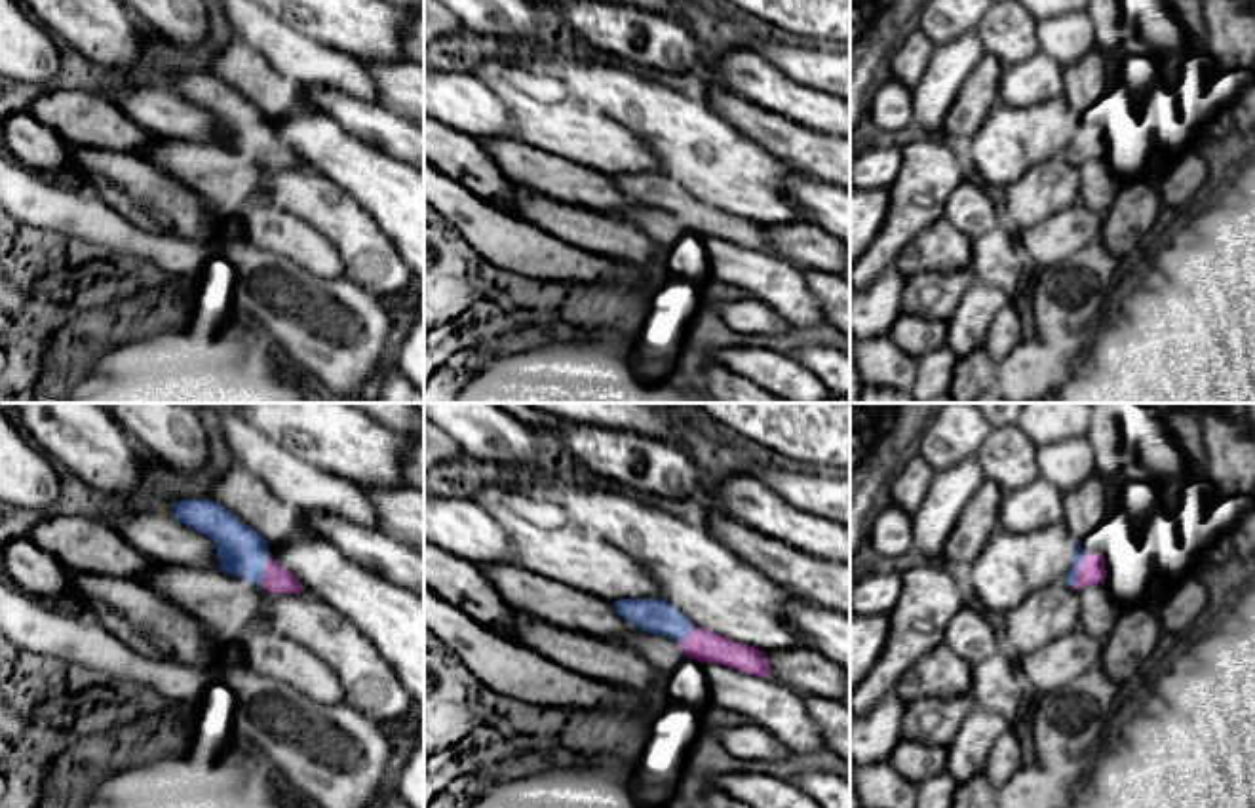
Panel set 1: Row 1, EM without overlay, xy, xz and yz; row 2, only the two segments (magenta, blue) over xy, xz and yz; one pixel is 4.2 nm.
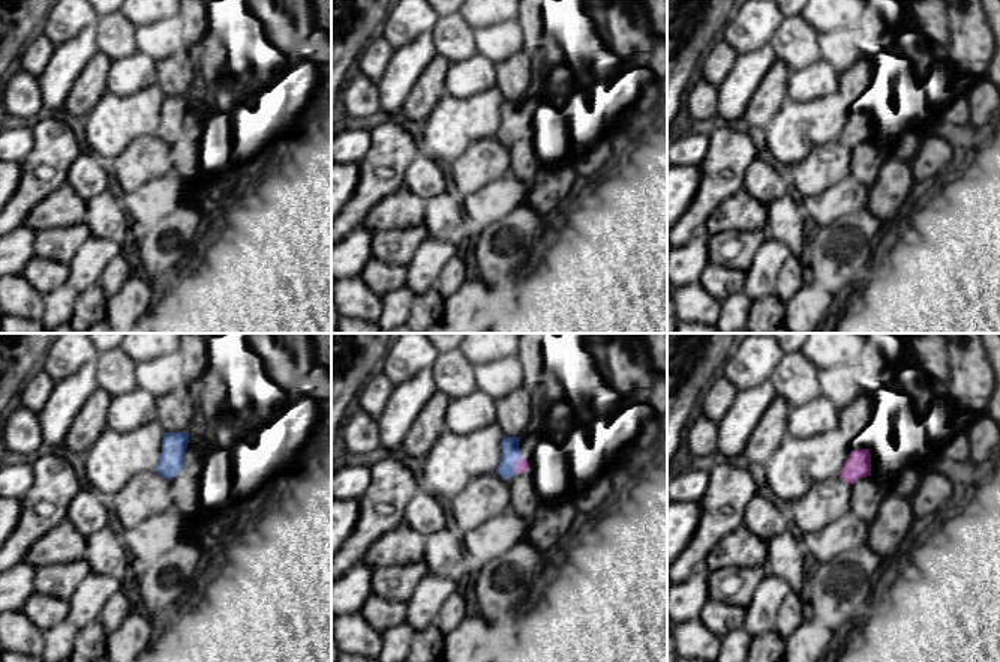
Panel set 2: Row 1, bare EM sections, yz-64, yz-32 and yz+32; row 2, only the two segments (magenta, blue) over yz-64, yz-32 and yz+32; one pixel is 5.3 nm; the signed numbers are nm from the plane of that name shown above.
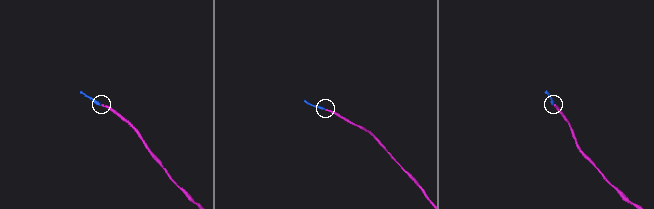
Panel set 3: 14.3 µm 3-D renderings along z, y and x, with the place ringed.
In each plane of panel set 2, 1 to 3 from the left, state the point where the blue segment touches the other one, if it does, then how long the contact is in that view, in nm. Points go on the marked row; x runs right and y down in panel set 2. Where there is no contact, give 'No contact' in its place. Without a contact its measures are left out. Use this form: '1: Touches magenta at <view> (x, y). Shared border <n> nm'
1: No contact
2: Touches magenta at yz-32 (517, 464). Shared border 90 nm
3: No contact

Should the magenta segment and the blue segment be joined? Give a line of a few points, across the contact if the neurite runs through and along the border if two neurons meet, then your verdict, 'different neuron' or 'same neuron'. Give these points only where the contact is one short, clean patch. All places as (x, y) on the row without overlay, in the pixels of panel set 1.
yz (1092, 145), (1079, 143), (1079, 128) | same neuron

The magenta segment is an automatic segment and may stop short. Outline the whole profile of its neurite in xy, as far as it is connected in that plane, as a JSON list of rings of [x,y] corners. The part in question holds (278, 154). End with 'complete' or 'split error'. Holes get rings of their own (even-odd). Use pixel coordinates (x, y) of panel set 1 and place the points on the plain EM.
[[[209,72],[177,76],[175,91],[215,116],[222,146],[262,158],[272,167],[304,165],[295,148],[270,133],[268,114],[219,76]]] | split error

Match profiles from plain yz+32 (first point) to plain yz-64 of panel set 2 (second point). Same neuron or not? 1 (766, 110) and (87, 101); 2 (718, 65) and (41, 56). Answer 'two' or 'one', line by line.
1: one
2: one

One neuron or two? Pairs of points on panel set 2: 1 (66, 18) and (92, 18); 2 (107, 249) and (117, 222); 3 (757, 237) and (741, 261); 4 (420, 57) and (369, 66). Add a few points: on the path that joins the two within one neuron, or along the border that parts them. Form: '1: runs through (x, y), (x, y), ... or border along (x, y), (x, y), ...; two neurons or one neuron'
1: runs through (72, 18), (86, 18); one neuron
2: border along (92, 234), (102, 239); two neurons
3: runs through (751, 243), (744, 255); one neuron
4: border along (395, 48), (384, 74), (377, 83); two neurons

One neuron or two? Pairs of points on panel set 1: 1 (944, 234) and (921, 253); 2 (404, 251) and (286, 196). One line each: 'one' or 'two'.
1: one
2: one

